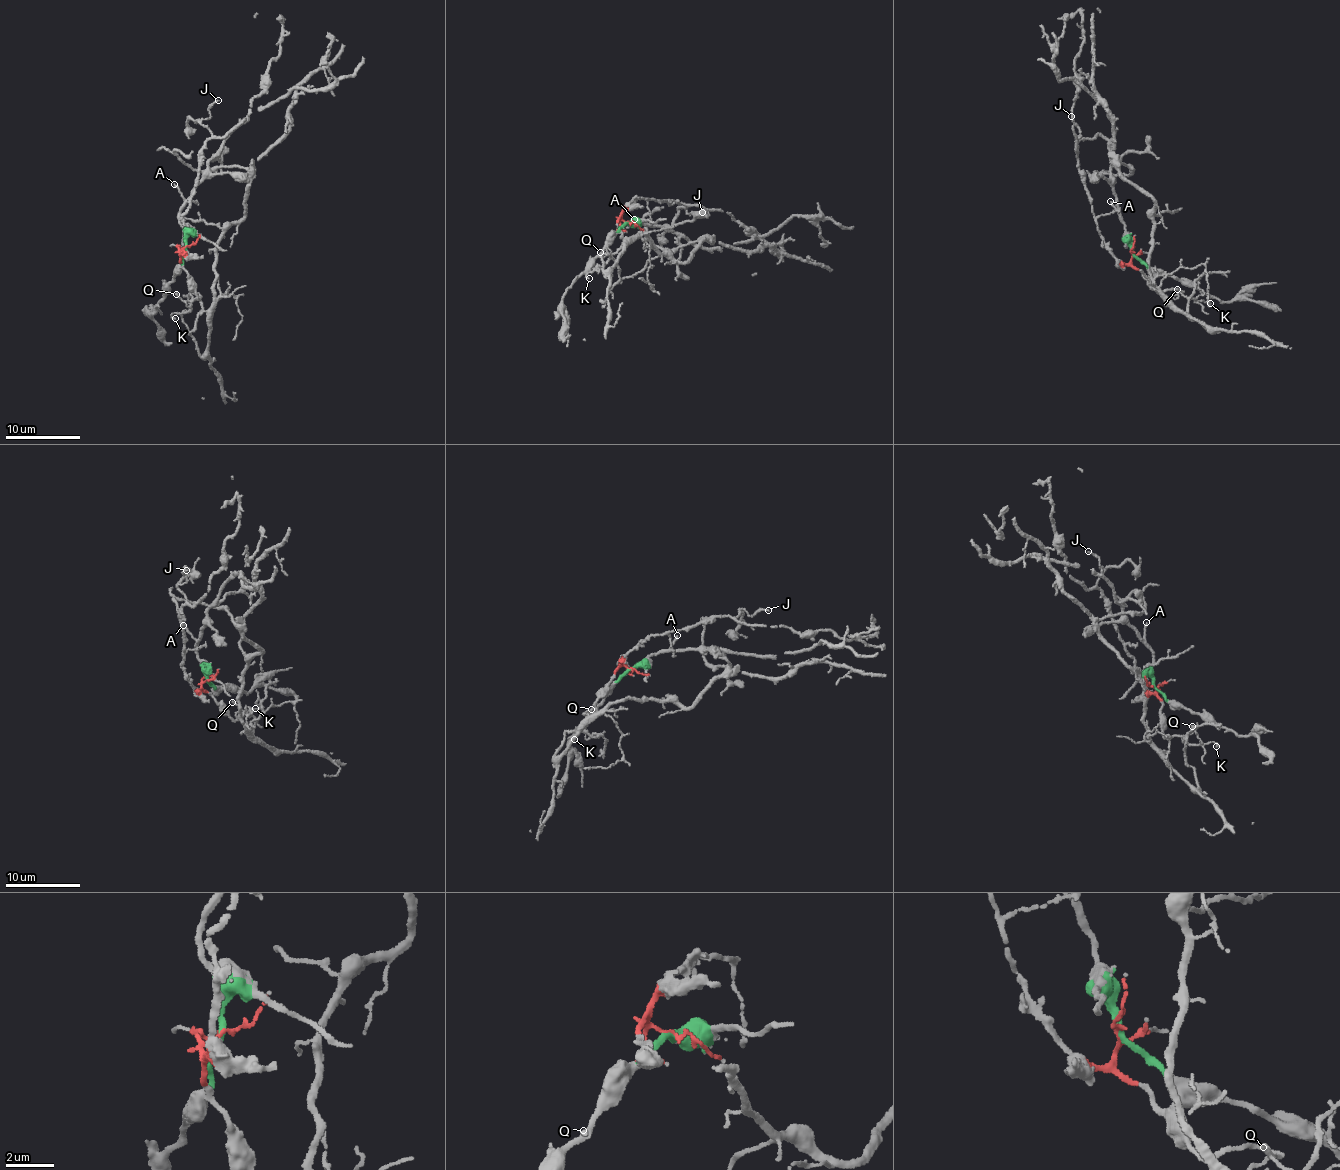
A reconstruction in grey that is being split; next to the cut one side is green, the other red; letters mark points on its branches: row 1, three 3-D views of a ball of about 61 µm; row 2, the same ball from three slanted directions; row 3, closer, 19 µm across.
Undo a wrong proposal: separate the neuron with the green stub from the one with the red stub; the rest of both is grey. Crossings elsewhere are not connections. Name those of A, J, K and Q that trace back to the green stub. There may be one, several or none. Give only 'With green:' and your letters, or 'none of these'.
With green: A

